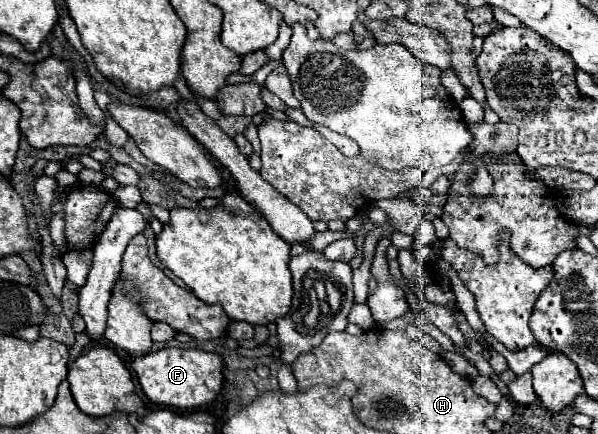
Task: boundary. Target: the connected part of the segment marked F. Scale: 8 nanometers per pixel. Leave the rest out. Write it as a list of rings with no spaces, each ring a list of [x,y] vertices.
[[[162,348],[146,356],[138,356],[132,362],[134,372],[144,394],[160,406],[172,406],[178,410],[192,410],[204,404],[214,402],[222,388],[222,358],[218,354],[202,350],[180,350],[180,348]]]

